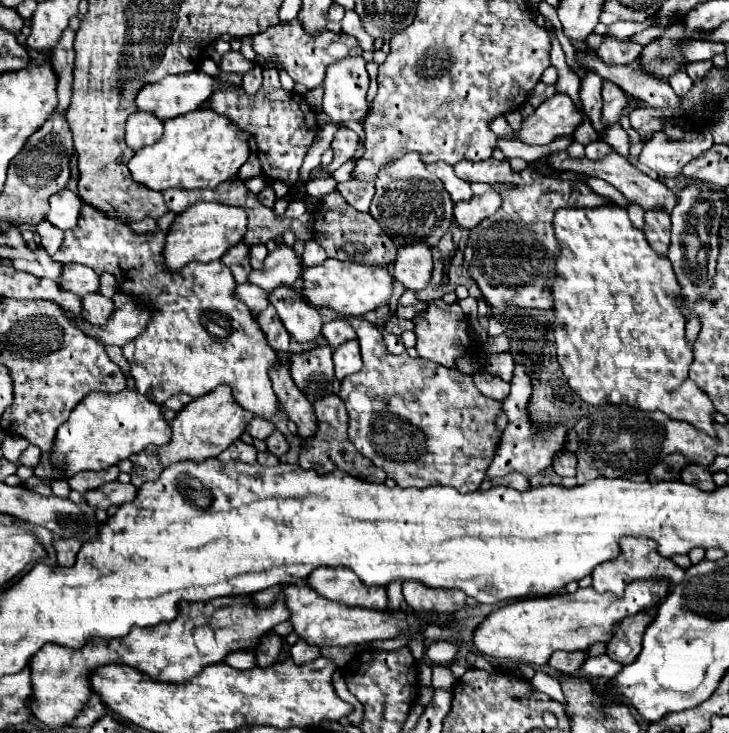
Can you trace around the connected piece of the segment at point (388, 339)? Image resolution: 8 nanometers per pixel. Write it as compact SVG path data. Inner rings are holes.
M383 331L383 339L385 339L385 345L387 345L387 349L389 349L393 355L401 355L401 353L405 351L405 345L403 345L401 337L397 337L397 335L391 335L391 333Z

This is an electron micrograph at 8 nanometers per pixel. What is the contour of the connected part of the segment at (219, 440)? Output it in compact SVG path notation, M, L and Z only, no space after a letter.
M217 387L211 395L191 401L175 415L175 419L169 423L173 435L169 445L163 447L163 455L143 451L131 457L133 461L131 483L139 487L149 479L157 479L163 469L177 461L203 461L207 457L217 457L221 451L225 451L231 443L235 443L241 437L251 419L253 417L249 415L249 411L243 411L243 407L235 403L229 387Z

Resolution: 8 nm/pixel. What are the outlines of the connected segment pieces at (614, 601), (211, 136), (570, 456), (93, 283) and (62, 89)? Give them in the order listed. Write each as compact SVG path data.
M633 581L623 597L597 593L593 587L575 593L557 593L509 603L491 615L473 631L473 647L487 659L509 659L515 663L545 665L553 651L585 651L593 643L607 643L613 637L613 625L643 609L653 609L667 595L665 581Z
M189 111L163 125L163 137L151 147L139 149L129 161L133 181L153 191L167 191L171 187L215 189L219 183L235 179L249 157L249 133L215 111Z
M561 451L553 459L553 471L559 477L575 477L575 465L577 465L577 457L575 453L569 453L569 451Z
M65 265L59 287L79 297L85 297L89 293L99 293L99 275L85 265Z
M67 29L63 33L63 39L59 41L59 47L51 51L51 63L57 75L57 113L65 113L69 103L71 103L71 91L73 91L73 59L75 59L75 49L73 49L73 37L75 31Z

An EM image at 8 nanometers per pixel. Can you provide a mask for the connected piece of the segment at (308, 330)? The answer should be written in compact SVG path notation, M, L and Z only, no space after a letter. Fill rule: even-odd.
M281 287L279 291L273 291L271 305L277 309L283 325L295 341L307 343L321 339L323 317L313 305L307 305L303 299L299 299L299 295L291 291L291 287Z

